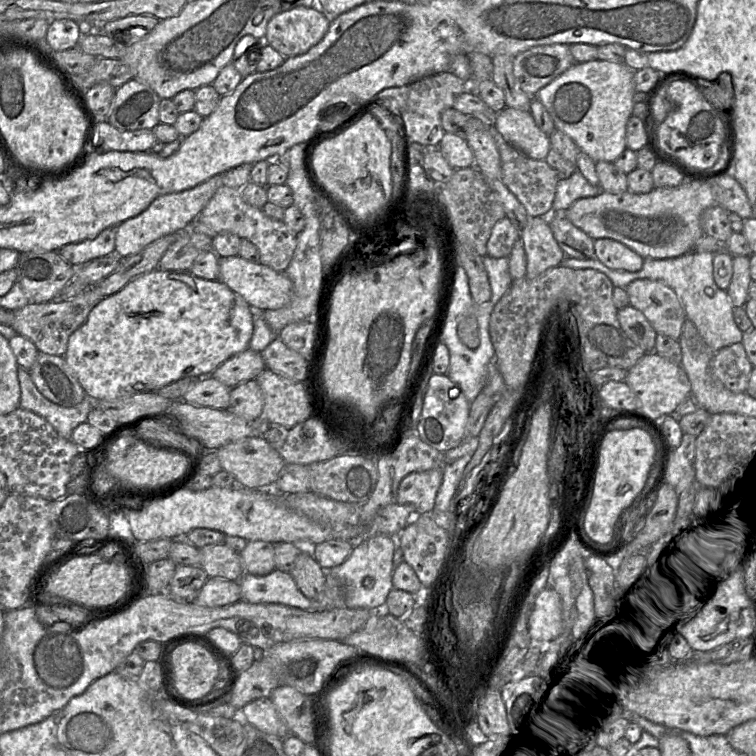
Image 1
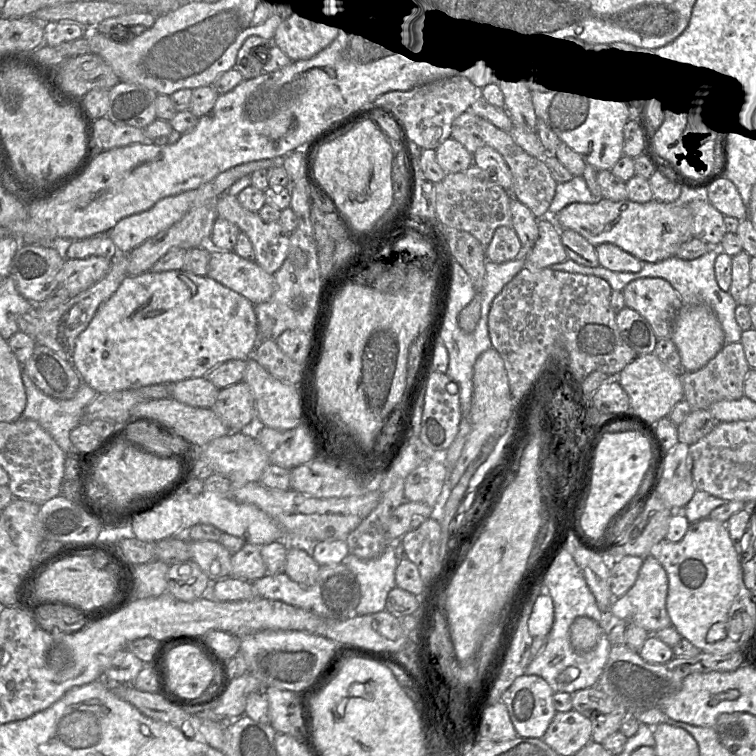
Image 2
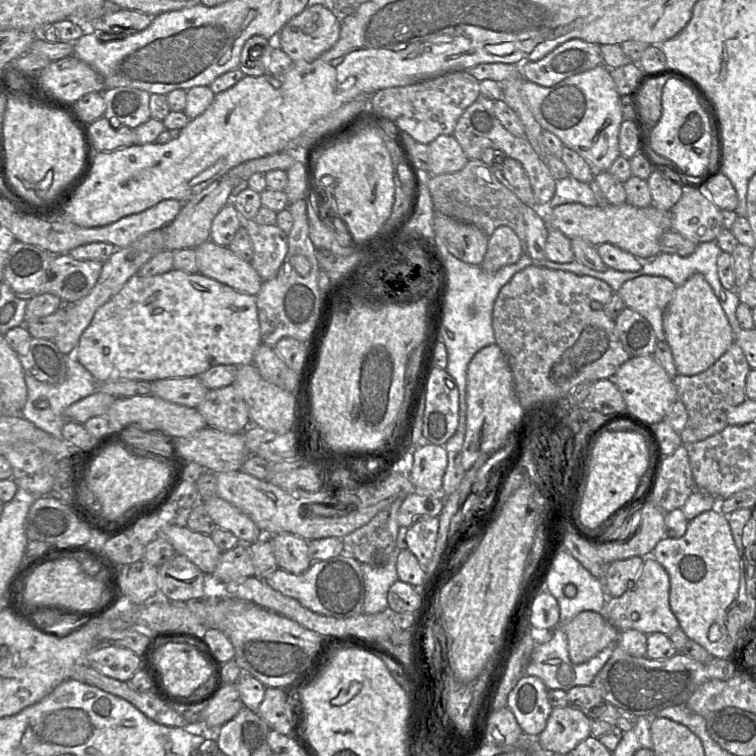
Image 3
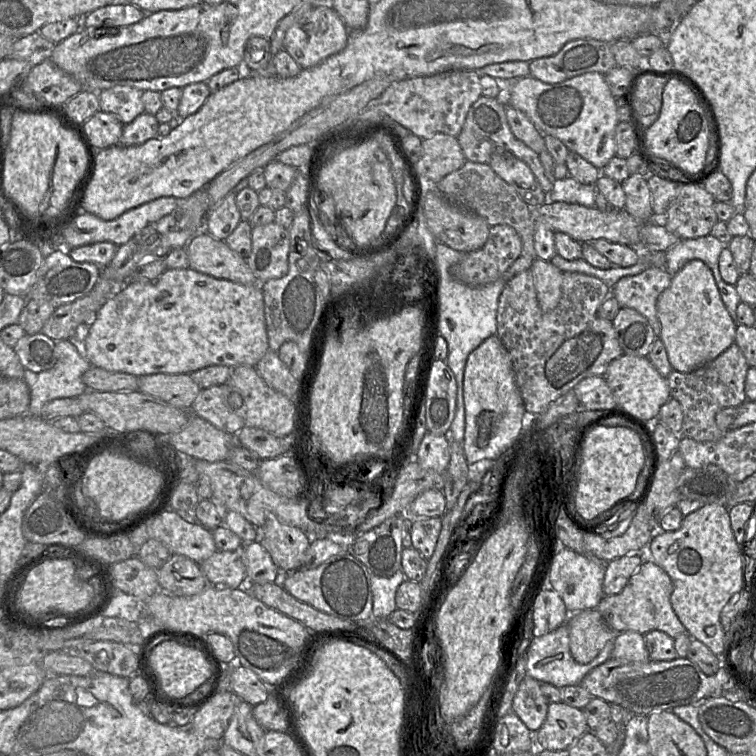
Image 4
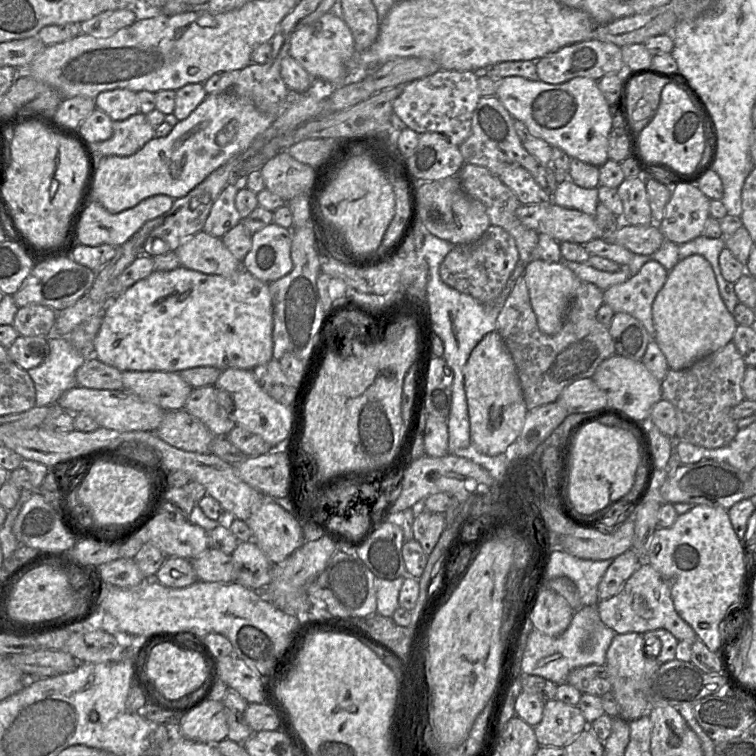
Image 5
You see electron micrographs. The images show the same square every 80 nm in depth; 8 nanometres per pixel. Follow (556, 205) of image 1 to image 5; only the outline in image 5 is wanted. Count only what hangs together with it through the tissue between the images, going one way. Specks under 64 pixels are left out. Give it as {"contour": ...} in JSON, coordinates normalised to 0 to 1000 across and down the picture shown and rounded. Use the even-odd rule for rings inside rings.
{"contour":[[[747,237],[738,243],[730,267],[787,286],[792,267],[791,249],[771,249],[755,237]]]}

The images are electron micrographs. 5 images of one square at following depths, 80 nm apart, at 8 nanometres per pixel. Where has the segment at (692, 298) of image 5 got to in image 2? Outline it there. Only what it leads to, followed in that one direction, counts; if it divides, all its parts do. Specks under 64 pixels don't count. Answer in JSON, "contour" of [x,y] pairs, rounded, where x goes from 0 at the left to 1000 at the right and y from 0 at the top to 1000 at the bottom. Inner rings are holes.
{"contour":[[[905,402],[890,430],[892,452],[905,491],[915,492],[933,484],[960,455],[958,439],[944,411],[931,402]]]}

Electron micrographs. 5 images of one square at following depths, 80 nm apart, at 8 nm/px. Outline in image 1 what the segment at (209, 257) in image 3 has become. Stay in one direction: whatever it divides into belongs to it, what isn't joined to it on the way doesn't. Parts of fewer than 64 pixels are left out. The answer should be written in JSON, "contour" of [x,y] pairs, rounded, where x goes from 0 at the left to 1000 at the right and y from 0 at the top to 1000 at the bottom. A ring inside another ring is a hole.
{"contour":[[[316,337],[290,341],[290,370],[317,389],[336,409],[370,409],[384,399],[388,389],[388,374],[377,361],[331,347]]]}

